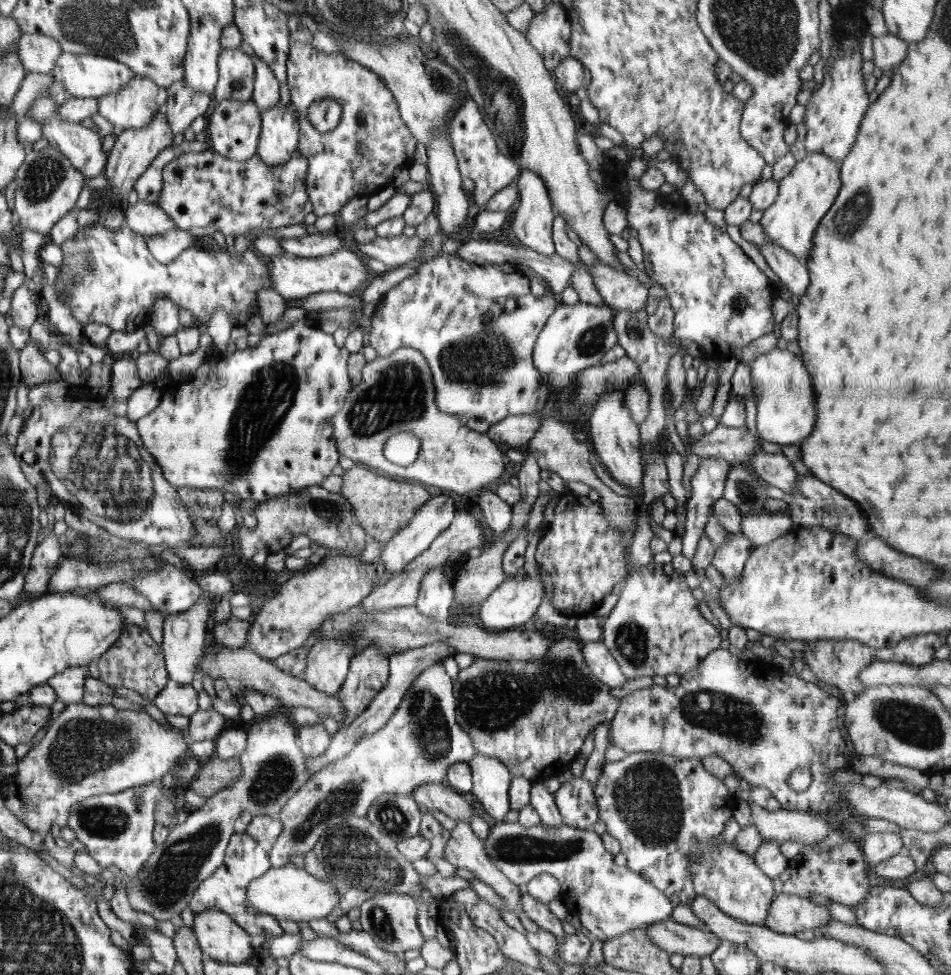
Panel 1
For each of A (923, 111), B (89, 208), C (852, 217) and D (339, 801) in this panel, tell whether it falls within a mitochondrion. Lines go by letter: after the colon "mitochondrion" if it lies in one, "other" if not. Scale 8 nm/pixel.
A: other
B: other
C: mitochondrion
D: mitochondrion

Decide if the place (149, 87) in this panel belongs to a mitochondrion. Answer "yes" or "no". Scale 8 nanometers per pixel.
no

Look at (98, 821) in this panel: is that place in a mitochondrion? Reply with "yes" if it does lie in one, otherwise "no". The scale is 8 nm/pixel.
yes

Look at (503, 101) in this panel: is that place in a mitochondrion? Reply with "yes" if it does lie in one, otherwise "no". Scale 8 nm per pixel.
yes

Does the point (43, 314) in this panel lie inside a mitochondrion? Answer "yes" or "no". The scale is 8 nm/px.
no

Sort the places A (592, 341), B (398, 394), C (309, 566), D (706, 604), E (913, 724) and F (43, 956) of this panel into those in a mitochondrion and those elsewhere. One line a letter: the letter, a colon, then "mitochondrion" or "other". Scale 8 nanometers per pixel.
A: mitochondrion
B: mitochondrion
C: other
D: other
E: mitochondrion
F: mitochondrion

